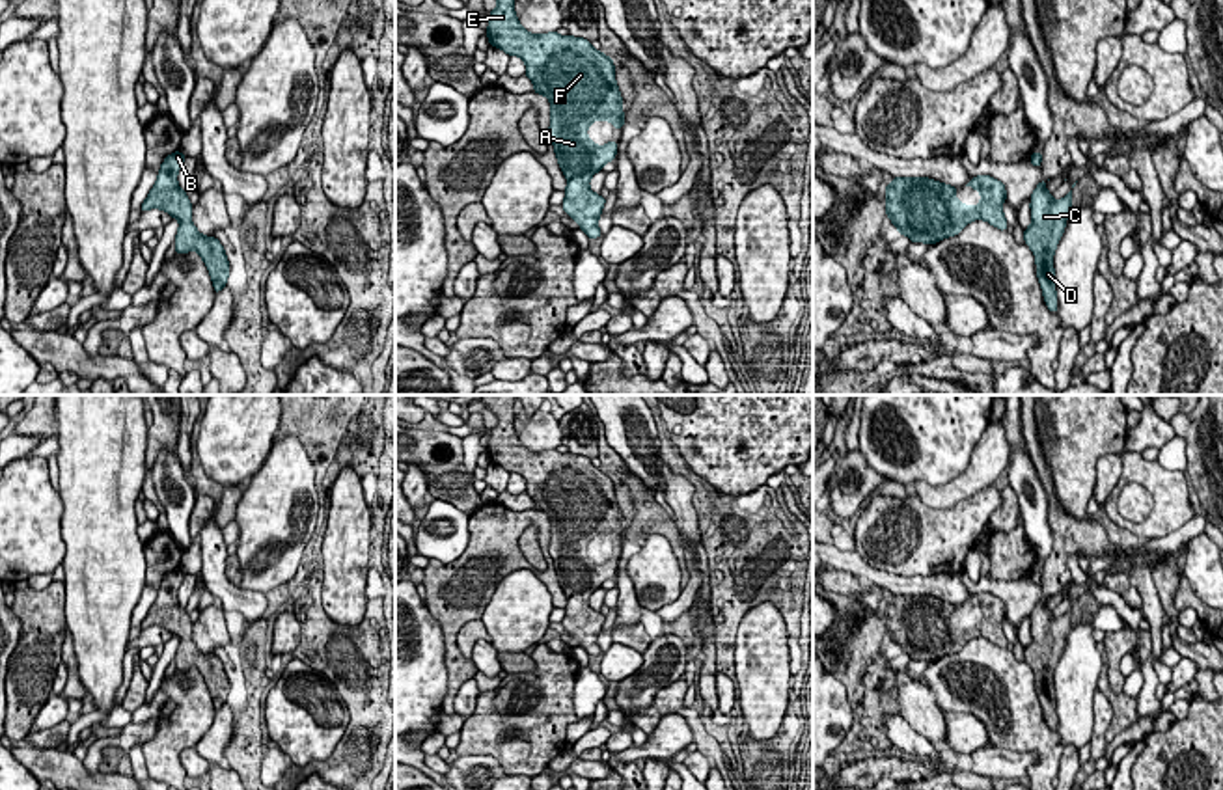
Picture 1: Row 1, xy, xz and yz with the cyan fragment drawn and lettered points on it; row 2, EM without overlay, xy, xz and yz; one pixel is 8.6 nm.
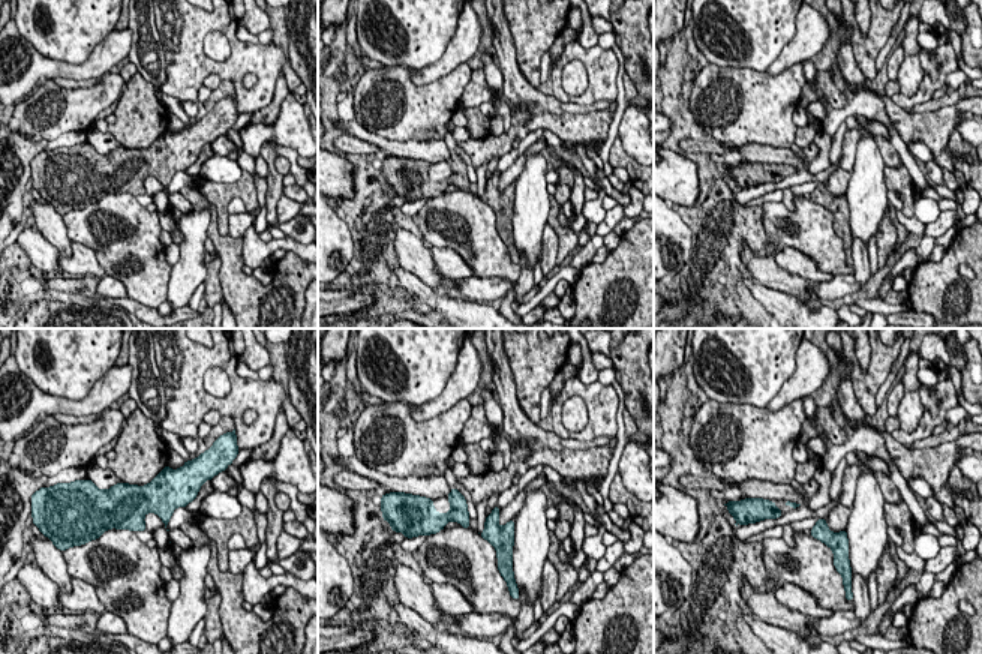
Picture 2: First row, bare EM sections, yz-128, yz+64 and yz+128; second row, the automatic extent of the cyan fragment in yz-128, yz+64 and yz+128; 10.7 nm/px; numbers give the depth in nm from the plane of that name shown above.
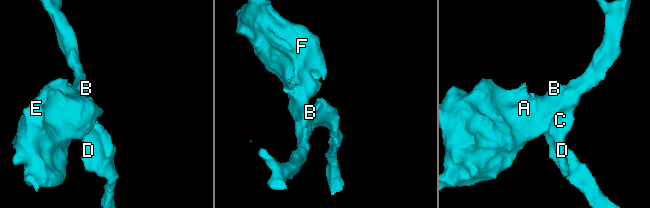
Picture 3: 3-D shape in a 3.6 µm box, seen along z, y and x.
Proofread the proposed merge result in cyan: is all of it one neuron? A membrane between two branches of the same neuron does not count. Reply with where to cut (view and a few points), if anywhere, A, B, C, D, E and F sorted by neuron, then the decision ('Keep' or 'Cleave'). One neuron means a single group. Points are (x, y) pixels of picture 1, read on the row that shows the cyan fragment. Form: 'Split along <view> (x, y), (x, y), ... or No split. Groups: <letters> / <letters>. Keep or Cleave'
No split. Groups: A B C D E F. Keep

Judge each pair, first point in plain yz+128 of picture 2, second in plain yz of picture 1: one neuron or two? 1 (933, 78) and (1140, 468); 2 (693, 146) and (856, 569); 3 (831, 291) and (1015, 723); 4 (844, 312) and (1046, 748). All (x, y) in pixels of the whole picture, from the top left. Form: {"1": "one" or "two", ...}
{"1": "one", "2": "two", "3": "two", "4": "one"}

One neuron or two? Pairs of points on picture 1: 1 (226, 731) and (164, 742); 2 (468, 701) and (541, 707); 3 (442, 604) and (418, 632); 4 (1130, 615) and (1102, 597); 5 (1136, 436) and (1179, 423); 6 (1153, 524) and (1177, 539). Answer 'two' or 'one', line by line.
1: two
2: two
3: two
4: one
5: two
6: two

